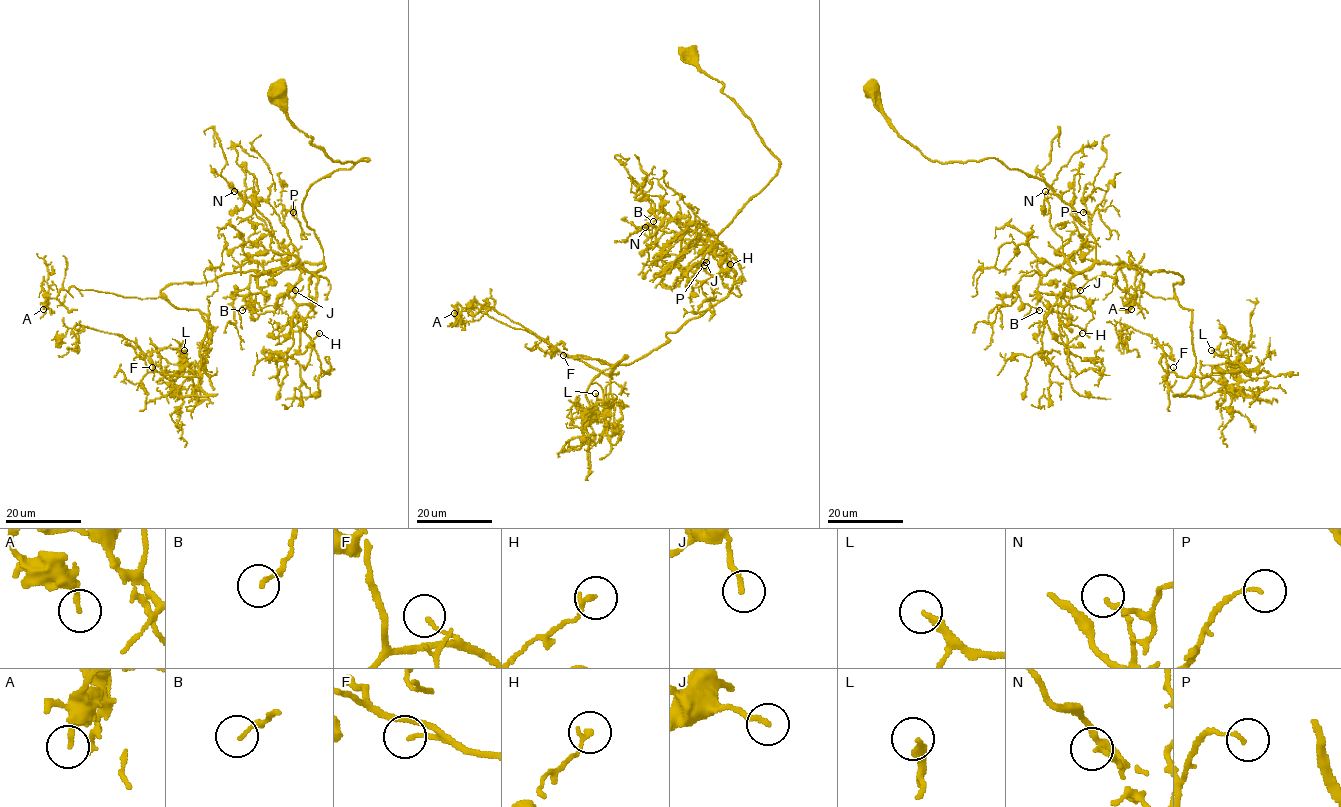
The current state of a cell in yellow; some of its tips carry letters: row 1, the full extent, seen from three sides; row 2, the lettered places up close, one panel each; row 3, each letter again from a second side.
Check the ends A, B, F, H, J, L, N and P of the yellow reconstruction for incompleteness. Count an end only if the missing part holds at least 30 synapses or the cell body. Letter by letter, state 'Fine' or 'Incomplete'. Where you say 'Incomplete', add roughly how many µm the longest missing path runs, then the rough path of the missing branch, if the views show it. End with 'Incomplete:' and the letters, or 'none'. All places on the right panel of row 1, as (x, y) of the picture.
A: Fine
B: Fine
F: Fine
H: Fine
J: Fine
L: Incomplete. Missing length about 30 µm. Course of what is missing: (1211, 350), (1206, 339), (1213, 332), (1253, 336), (1256, 318), (1267, 312)
N: Fine
P: Fine
Incomplete: L

